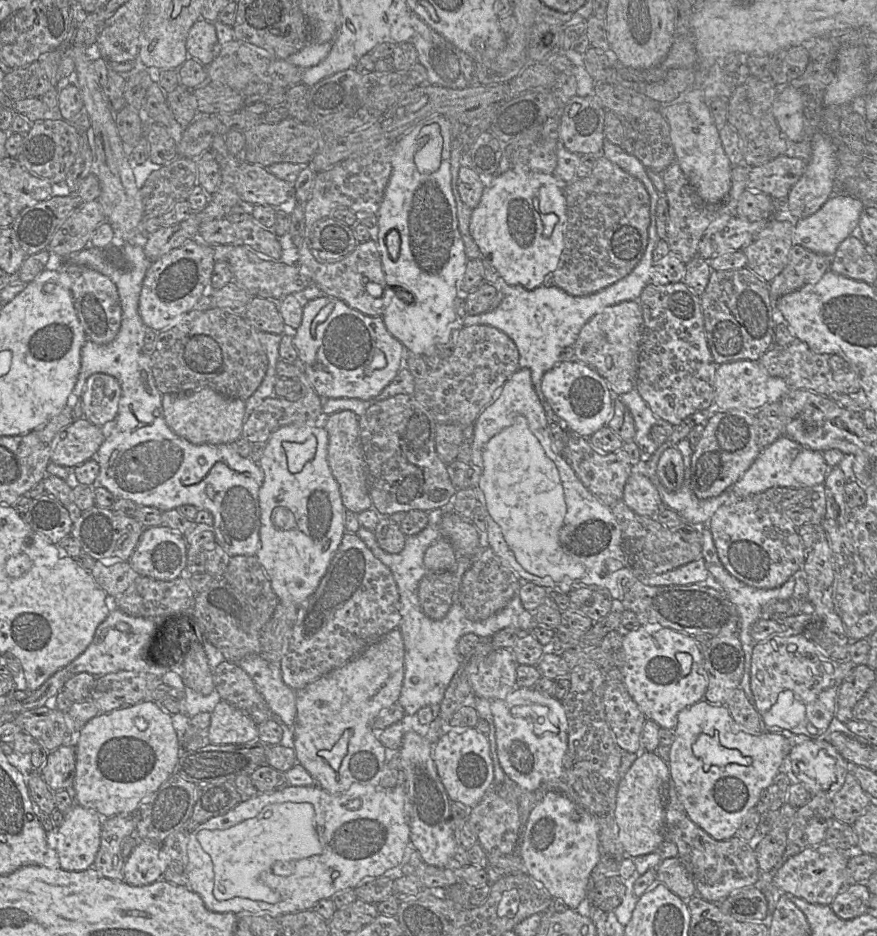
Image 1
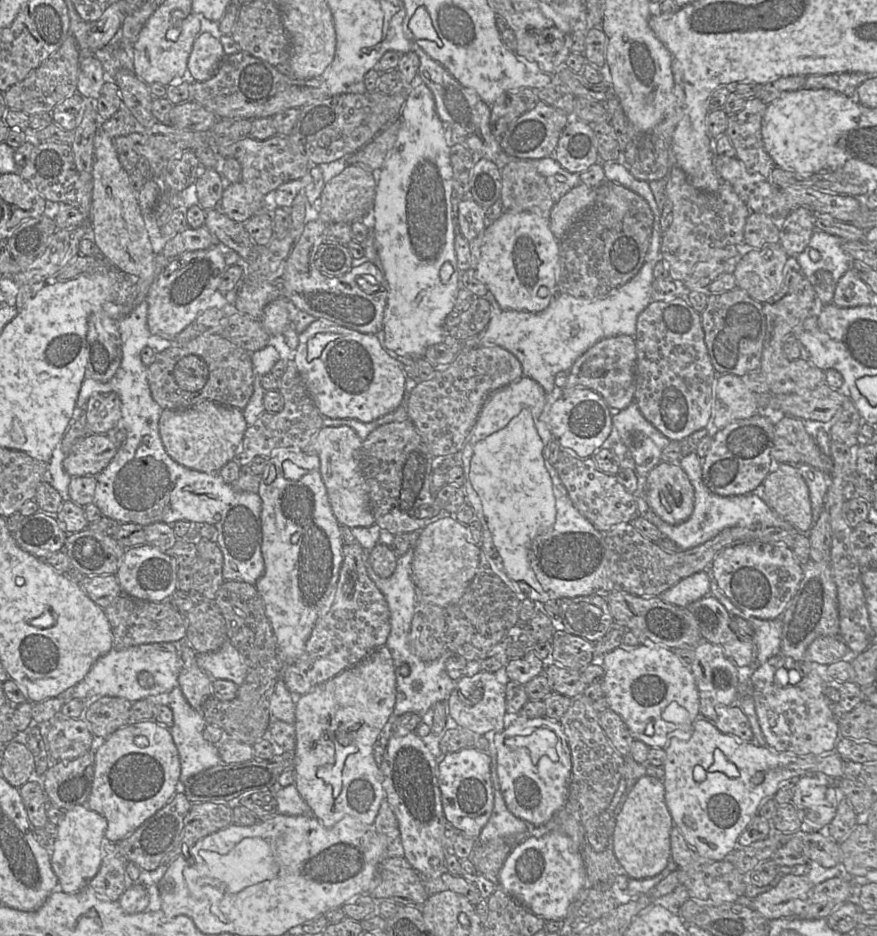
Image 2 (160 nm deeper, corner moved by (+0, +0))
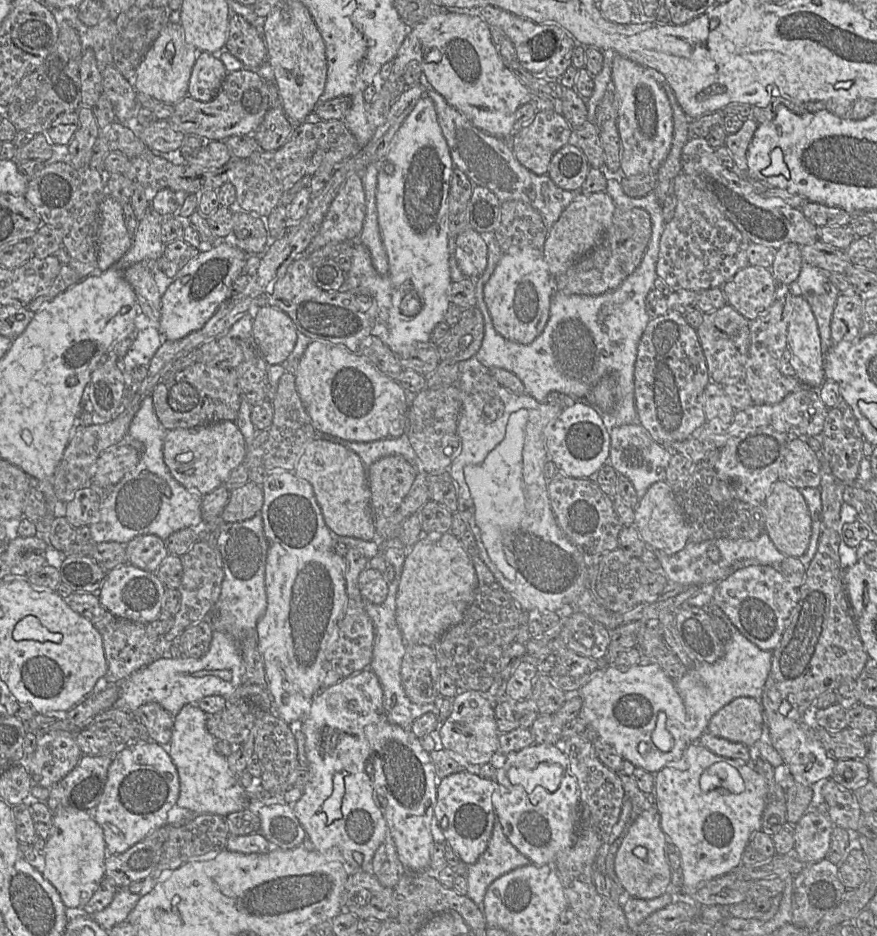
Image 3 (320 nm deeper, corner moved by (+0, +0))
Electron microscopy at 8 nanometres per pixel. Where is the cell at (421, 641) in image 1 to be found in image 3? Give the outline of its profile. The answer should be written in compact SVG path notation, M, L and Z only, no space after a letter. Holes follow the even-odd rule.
M392 569L385 570L384 579L388 585L385 600L380 604L365 601L365 610L374 625L374 645L369 668L377 676L383 690L383 707L386 720L409 730L415 719L425 712L431 711L438 714L443 697L439 696L433 704L419 705L411 702L406 696L401 682L401 665L405 654L405 641L396 621L396 597L401 576L396 576Z

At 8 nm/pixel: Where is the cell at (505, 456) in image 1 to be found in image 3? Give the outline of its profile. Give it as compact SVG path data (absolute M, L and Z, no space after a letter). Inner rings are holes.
M520 409L508 419L504 439L477 464L465 466L465 481L474 504L474 516L483 540L478 545L481 558L492 571L501 586L511 585L515 569L509 564L504 552L504 538L521 522L525 512L525 496L522 479L522 452L528 410Z

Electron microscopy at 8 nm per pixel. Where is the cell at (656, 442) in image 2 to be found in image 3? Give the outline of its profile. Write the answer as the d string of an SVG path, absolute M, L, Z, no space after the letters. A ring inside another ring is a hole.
M640 423L614 425L609 429L609 435L608 462L619 475L623 475L631 481L637 497L639 495L638 490L641 489L641 492L644 492L655 482L666 480L666 469L672 453L654 441Z

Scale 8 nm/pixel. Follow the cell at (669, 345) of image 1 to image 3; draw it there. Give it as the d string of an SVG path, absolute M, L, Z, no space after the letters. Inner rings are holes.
M677 311L651 318L640 338L634 367L634 398L639 423L660 445L683 441L707 421L702 396L710 383L697 330Z

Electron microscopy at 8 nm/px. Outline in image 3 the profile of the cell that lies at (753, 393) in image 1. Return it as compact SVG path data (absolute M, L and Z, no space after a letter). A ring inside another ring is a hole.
M710 382L703 393L702 404L709 425L728 428L736 411L732 407L722 385Z

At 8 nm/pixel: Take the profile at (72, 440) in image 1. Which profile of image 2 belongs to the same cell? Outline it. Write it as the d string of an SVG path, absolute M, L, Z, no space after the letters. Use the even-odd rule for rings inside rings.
M87 434L75 442L63 461L63 468L72 477L96 477L110 463L117 450L108 435Z

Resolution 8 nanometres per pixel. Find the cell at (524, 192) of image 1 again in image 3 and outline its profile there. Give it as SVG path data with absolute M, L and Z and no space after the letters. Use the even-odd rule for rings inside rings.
M513 247L502 254L495 270L484 286L484 300L494 329L503 338L529 344L543 331L548 318L554 289L543 250L534 247Z

